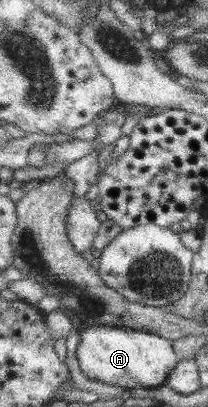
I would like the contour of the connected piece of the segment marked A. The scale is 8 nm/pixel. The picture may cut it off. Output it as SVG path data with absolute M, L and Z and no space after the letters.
M93 324L88 325L80 333L80 341L76 351L76 358L86 378L100 381L106 385L124 388L124 391L134 388L156 388L167 384L181 358L174 348L172 341L152 331L135 328Z

